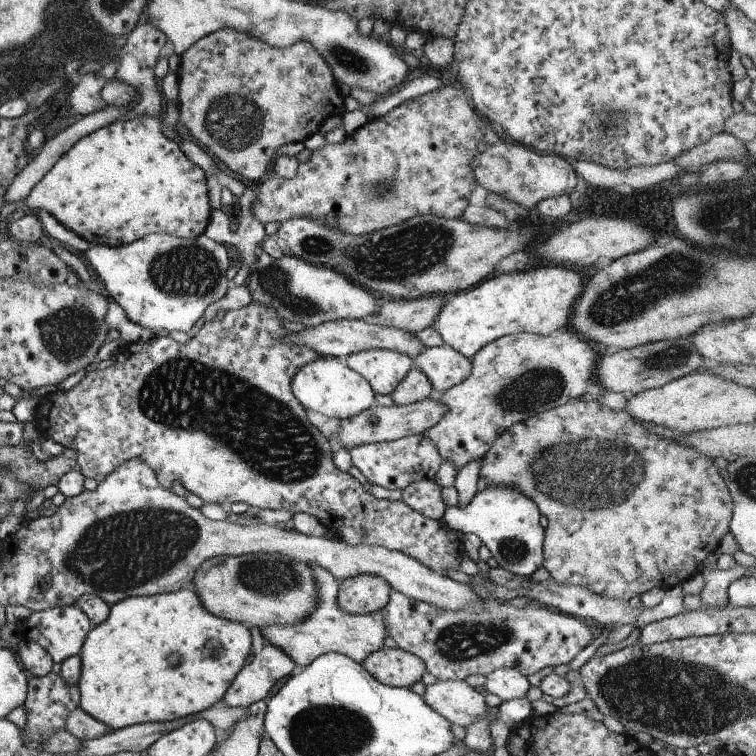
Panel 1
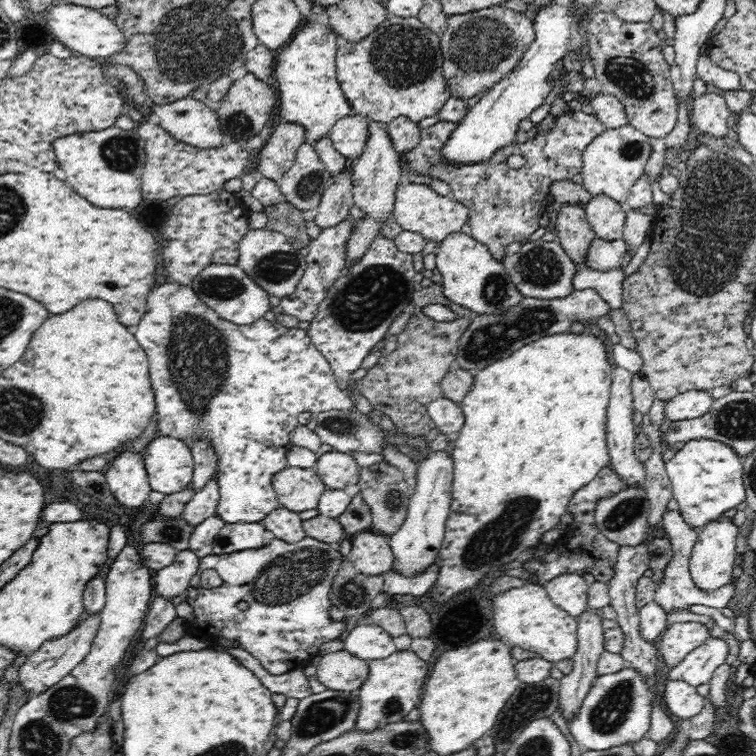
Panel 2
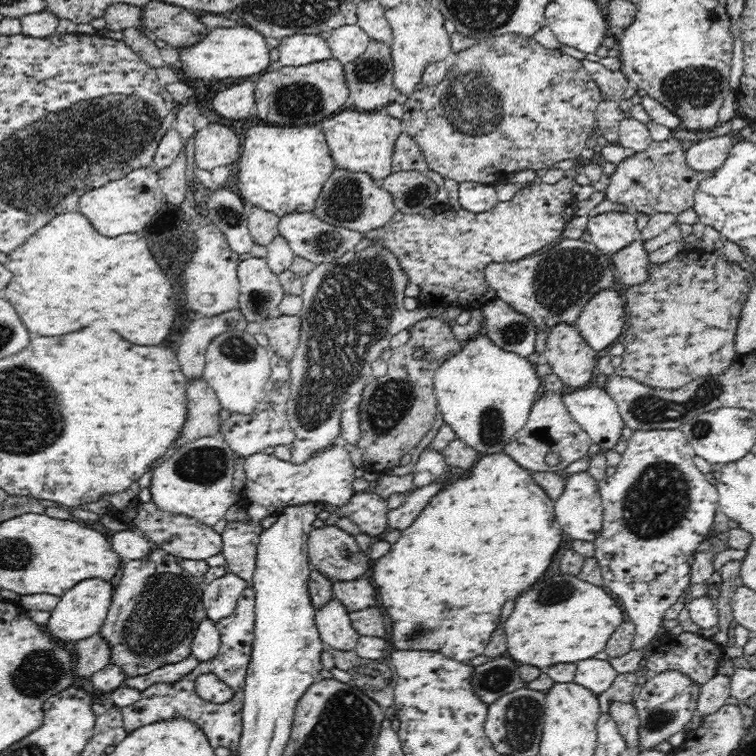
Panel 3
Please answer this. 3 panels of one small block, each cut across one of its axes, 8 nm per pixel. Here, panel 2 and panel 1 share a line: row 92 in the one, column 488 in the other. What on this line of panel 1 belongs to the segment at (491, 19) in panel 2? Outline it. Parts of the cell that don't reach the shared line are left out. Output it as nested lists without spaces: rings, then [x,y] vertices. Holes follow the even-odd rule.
[[[572,399],[558,407],[530,416],[525,420],[512,424],[501,433],[487,452],[482,456],[480,474],[487,478],[489,485],[507,485],[519,489],[527,498],[537,505],[540,514],[547,519],[542,542],[542,566],[549,572],[550,578],[560,585],[583,587],[594,595],[608,599],[617,599],[627,603],[629,598],[640,596],[650,588],[663,590],[681,585],[687,578],[701,572],[703,560],[713,554],[719,546],[719,540],[728,532],[728,524],[732,517],[732,498],[727,485],[719,476],[713,459],[689,445],[680,445],[671,439],[661,437],[658,429],[647,429],[625,409],[611,410],[596,400]]]

